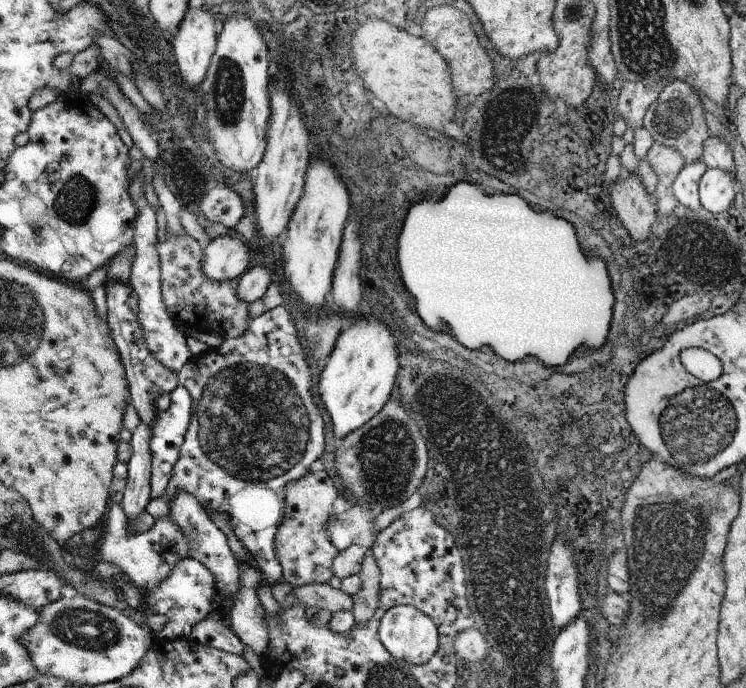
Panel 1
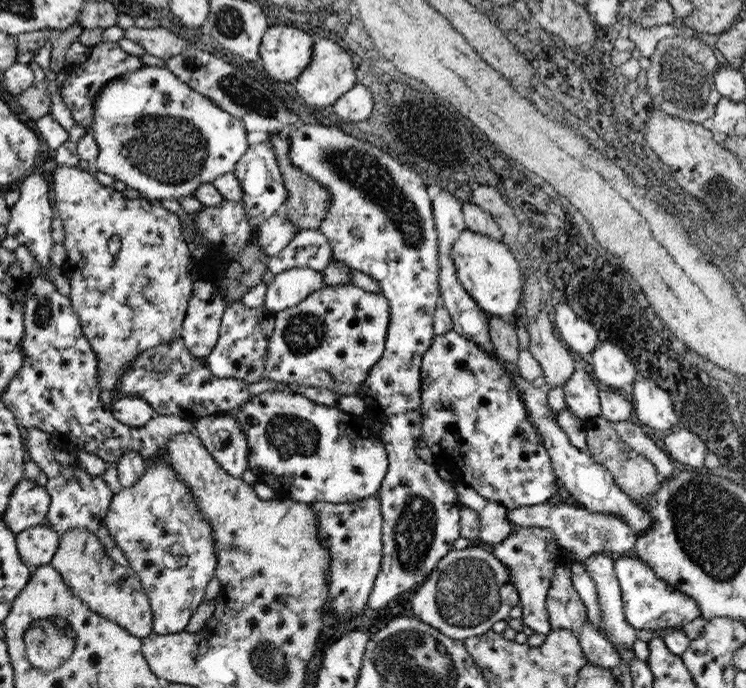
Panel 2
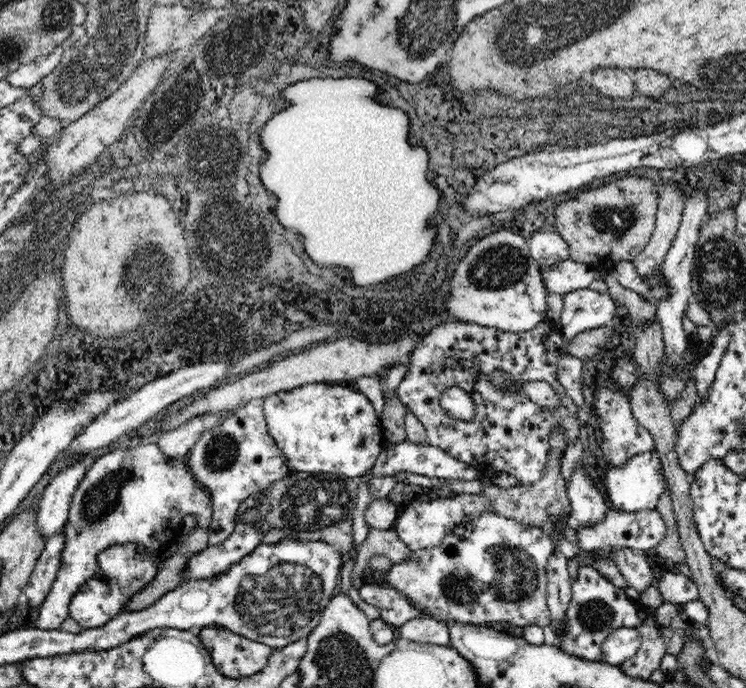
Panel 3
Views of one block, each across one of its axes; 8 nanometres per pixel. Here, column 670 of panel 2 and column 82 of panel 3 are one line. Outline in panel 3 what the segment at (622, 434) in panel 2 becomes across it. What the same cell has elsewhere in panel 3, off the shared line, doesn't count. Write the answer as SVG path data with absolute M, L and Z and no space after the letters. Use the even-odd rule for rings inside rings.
M80 460L66 470L58 472L52 480L52 484L44 490L42 502L40 502L40 520L38 528L46 536L46 540L54 534L58 534L64 524L68 522L72 500L76 494L78 484L82 482L86 474L86 464Z

